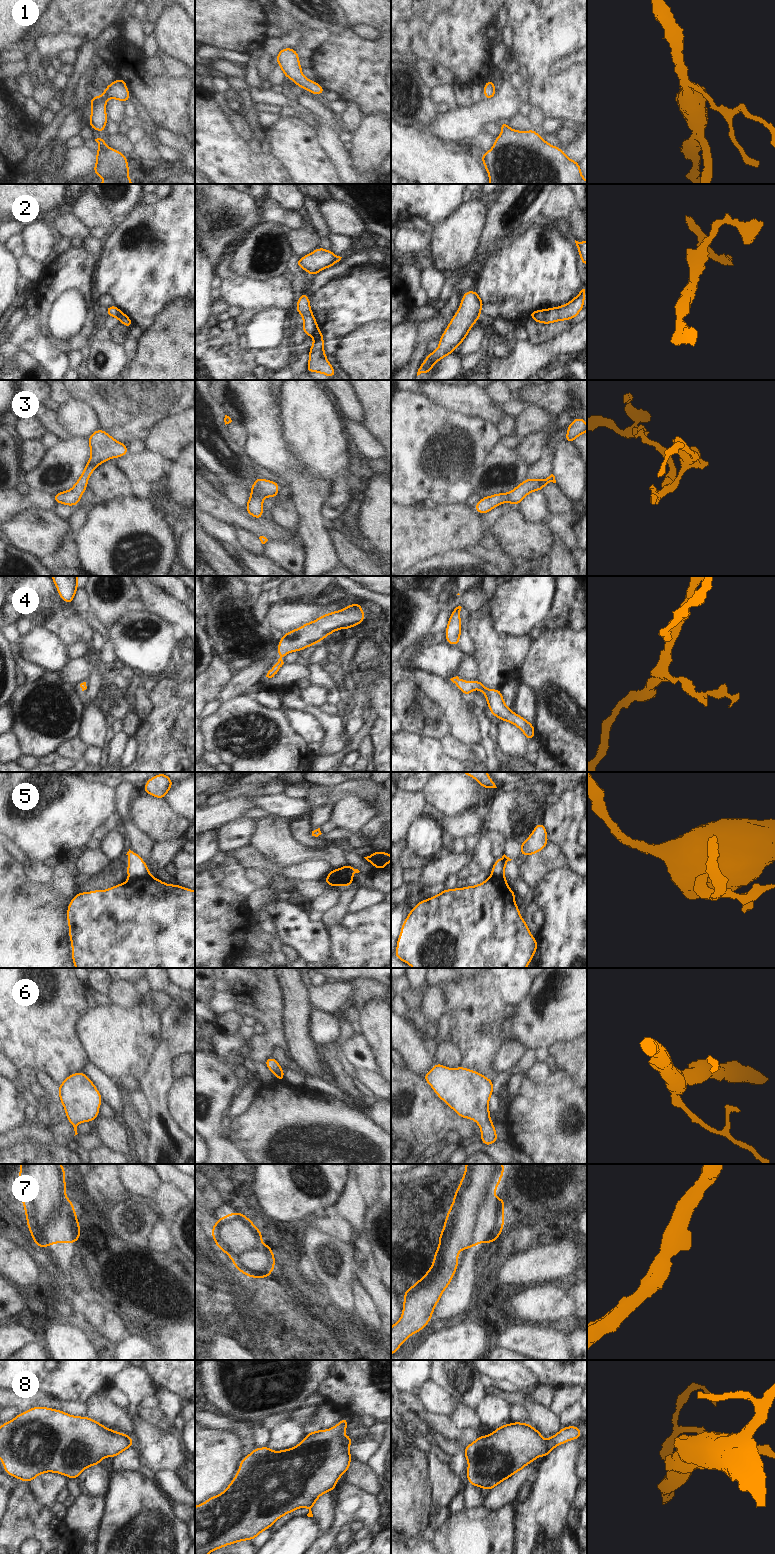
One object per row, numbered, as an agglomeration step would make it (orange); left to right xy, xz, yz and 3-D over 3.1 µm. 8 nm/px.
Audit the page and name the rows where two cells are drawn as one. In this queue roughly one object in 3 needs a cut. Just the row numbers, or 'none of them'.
2, 5, 7

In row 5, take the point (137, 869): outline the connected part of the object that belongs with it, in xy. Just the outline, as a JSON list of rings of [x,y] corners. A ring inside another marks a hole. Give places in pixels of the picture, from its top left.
[[[129,849],[126,855],[128,856],[128,867],[126,871],[129,880],[139,880],[151,875],[148,865],[143,861],[139,854],[136,854]]]

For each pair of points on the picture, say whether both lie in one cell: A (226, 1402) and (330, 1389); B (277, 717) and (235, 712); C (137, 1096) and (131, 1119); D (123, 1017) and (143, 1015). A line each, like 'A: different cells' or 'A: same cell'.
A: different cells
B: same cell
C: different cells
D: same cell

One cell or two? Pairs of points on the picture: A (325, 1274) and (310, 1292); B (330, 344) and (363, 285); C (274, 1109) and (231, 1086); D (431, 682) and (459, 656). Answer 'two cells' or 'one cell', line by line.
A: two cells
B: one cell
C: two cells
D: two cells

